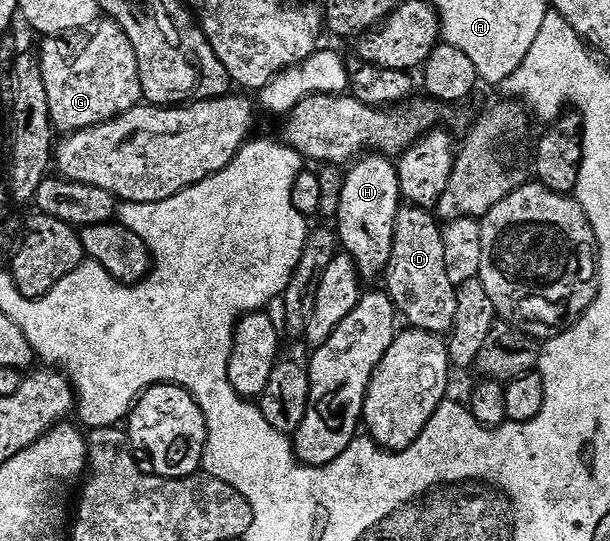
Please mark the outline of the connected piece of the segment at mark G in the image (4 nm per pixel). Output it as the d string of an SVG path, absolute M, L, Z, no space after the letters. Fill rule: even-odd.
M110 21L100 22L91 33L91 40L68 63L63 63L60 67L47 65L43 68L45 93L49 93L49 117L51 126L56 132L84 131L90 127L108 123L118 115L125 114L129 109L140 106L143 99L137 53L133 53L133 45L129 45L129 37L125 37L123 30Z

